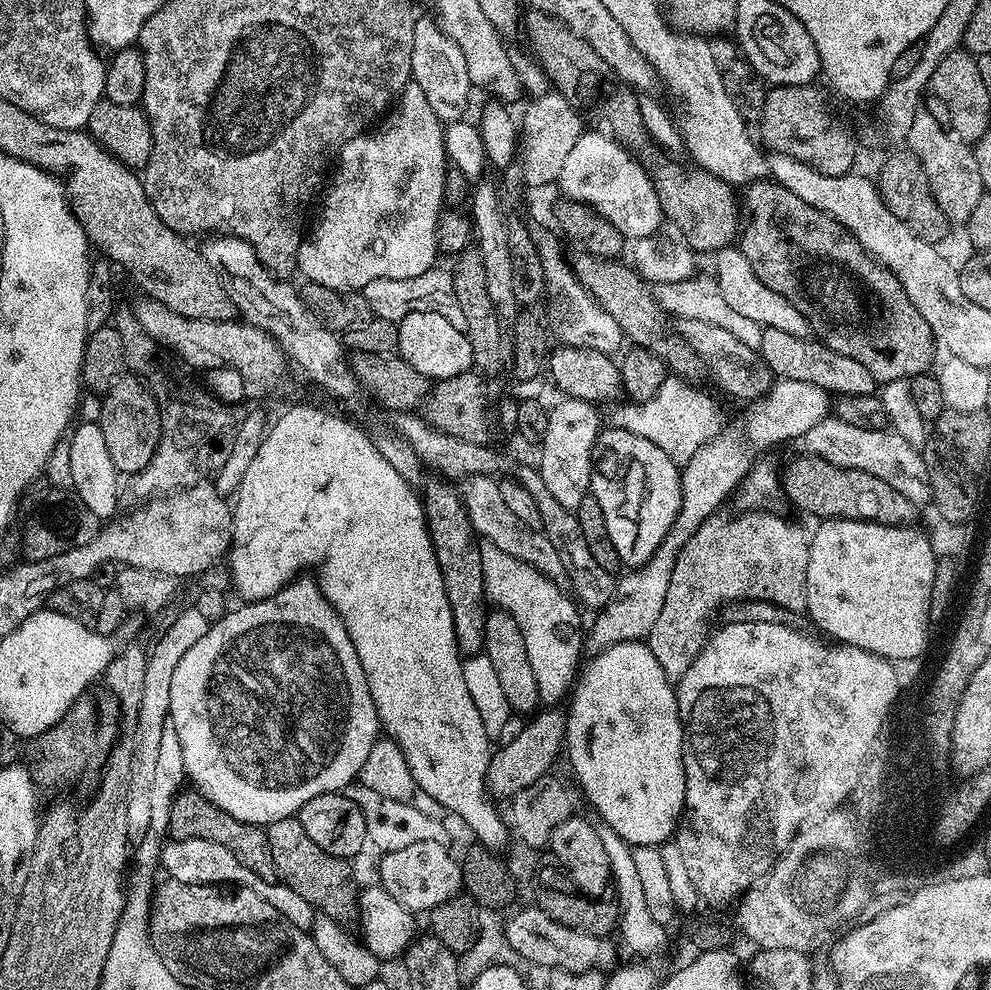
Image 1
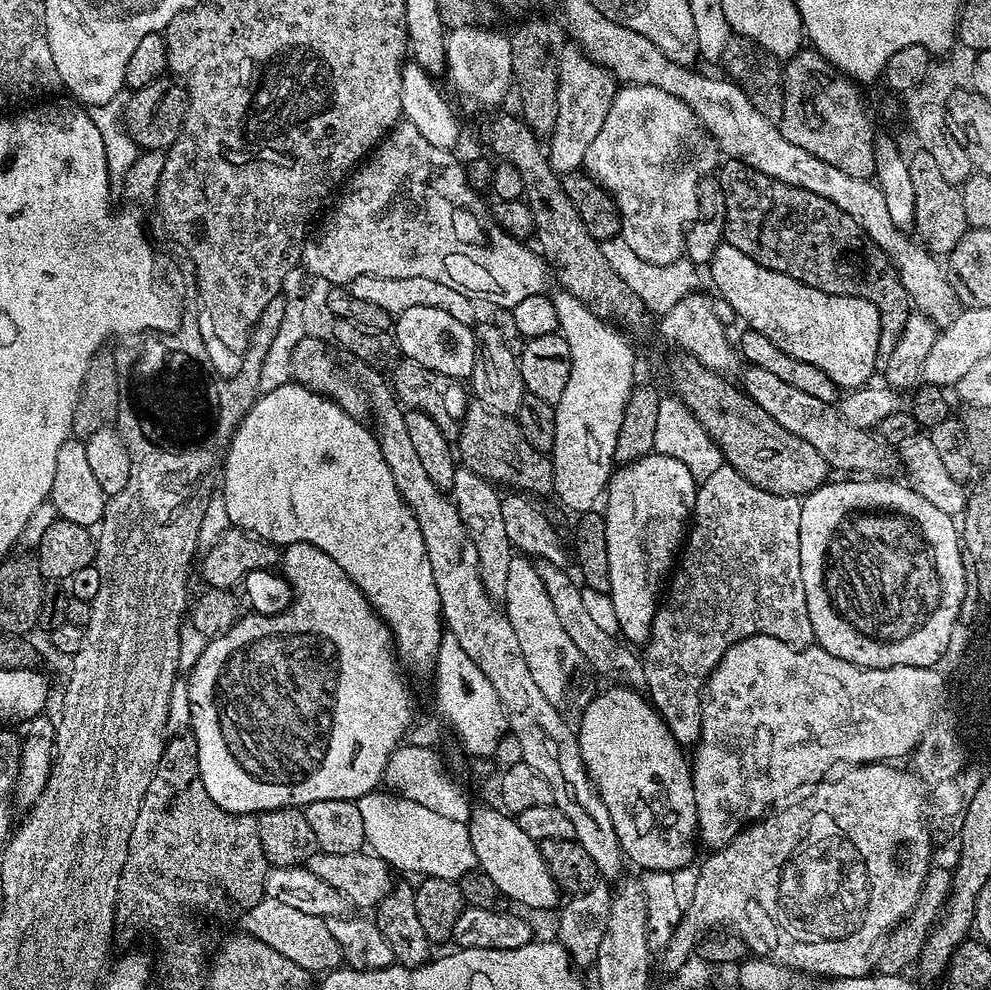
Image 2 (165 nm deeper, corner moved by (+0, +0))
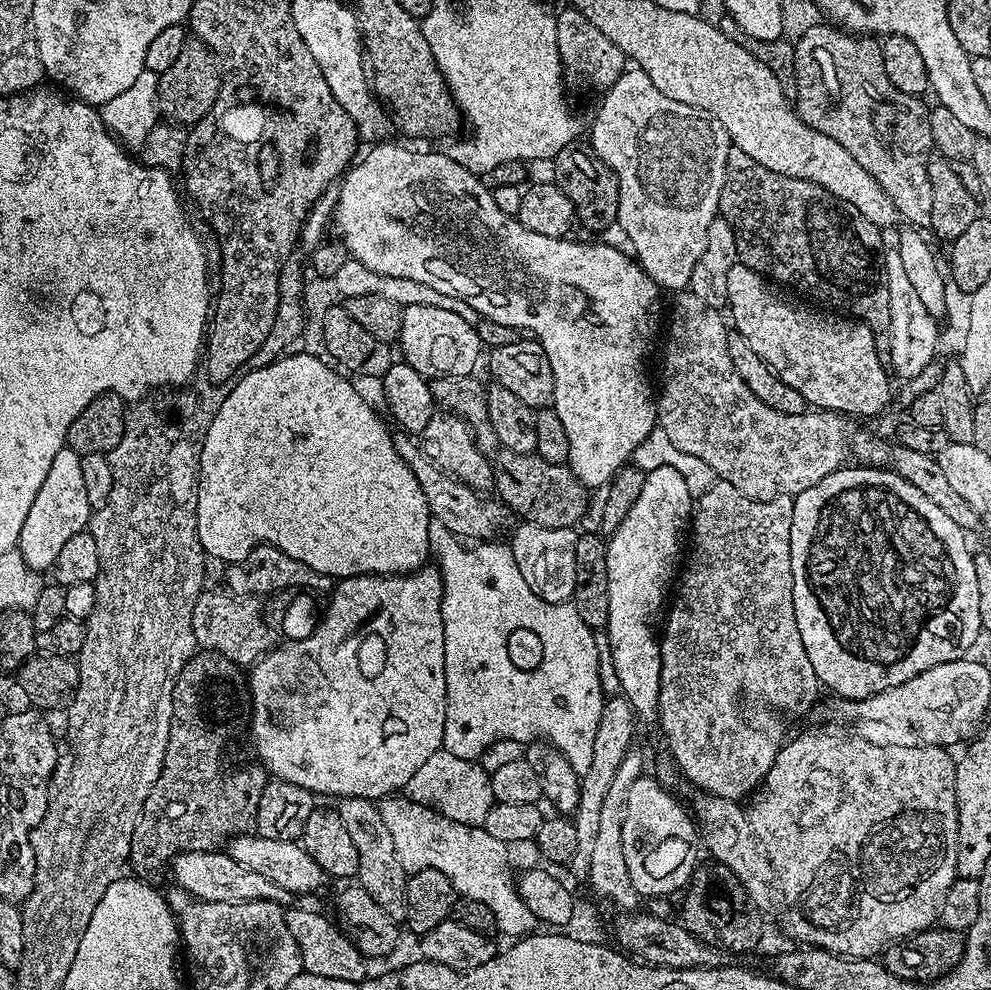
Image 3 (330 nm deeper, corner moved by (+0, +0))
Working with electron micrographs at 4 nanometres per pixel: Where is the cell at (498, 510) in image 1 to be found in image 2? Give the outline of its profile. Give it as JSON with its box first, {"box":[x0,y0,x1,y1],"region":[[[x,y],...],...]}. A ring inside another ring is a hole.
{"box":[539,563,643,685],"region":[[[541,563],[539,570],[542,582],[546,586],[546,594],[550,594],[550,602],[554,602],[554,614],[558,614],[558,622],[562,622],[562,630],[566,630],[566,635],[570,637],[570,642],[574,642],[574,646],[578,646],[583,661],[586,664],[589,663],[602,679],[608,680],[604,682],[609,685],[643,685],[643,659],[637,653],[635,656],[632,653],[635,651],[631,647],[623,646],[624,648],[619,648],[616,645],[617,637],[615,635],[613,635],[614,637],[608,636],[607,630],[596,621],[595,614],[588,609],[588,604],[584,601],[585,593],[582,591],[581,585],[575,579],[572,581],[564,573],[566,572],[565,569],[558,565]]]}

